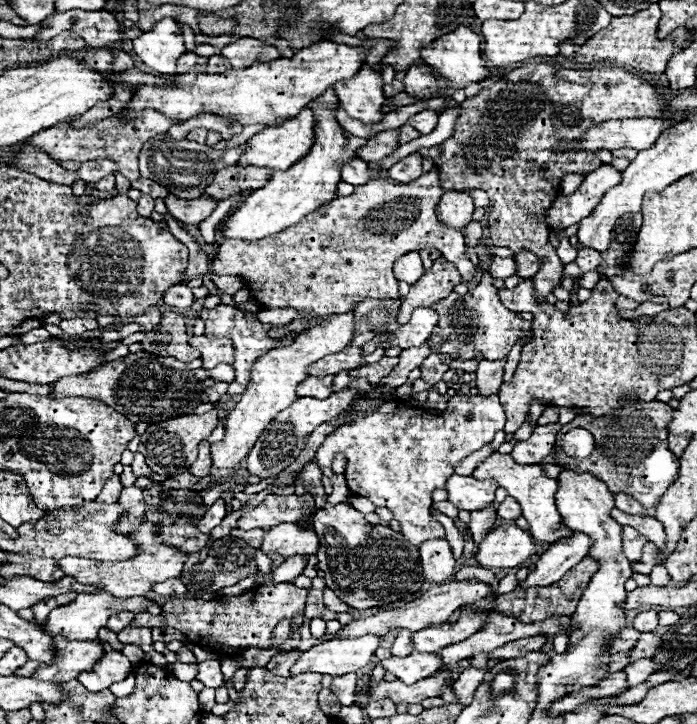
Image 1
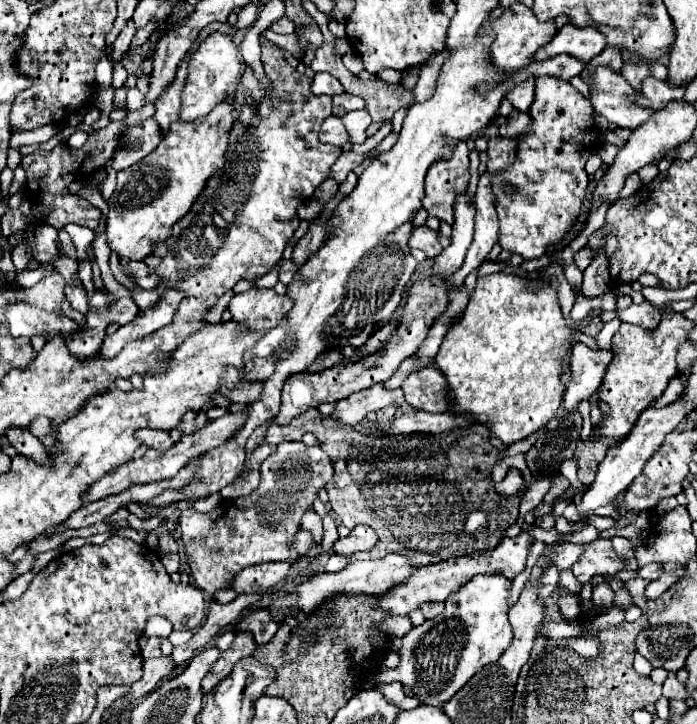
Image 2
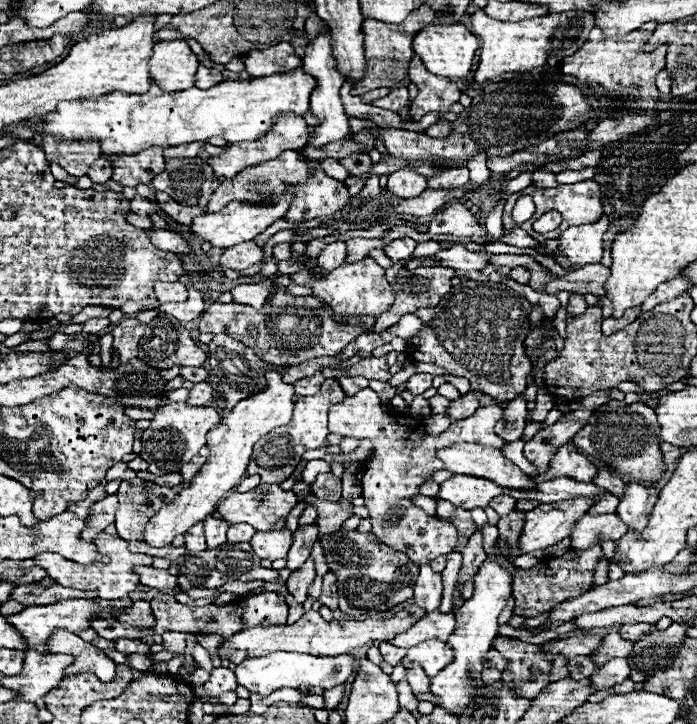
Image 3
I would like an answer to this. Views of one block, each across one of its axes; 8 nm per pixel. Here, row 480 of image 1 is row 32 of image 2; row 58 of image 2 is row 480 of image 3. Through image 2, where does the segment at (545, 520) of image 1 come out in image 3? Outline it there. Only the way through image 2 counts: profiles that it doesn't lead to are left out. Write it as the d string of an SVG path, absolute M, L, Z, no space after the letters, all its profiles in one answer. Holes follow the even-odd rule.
M454 444L436 452L444 468L454 474L468 474L488 478L498 486L532 488L534 480L526 476L516 464L506 460L498 448L480 444Z

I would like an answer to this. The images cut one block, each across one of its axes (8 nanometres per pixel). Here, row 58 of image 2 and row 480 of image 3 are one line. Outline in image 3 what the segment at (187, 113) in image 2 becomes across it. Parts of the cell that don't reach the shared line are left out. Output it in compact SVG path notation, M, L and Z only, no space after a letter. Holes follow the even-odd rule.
M274 370L266 372L266 382L268 382L266 390L254 394L248 400L240 400L232 408L232 412L224 420L220 420L220 424L216 424L208 430L206 446L210 450L210 456L208 456L206 464L190 480L188 488L178 492L170 504L162 506L158 510L158 514L154 518L150 518L150 522L146 524L146 530L144 530L144 542L146 544L156 546L156 548L158 546L170 546L176 536L186 534L188 528L210 518L216 502L222 500L224 496L228 496L230 490L238 488L238 484L242 482L242 478L246 474L246 466L248 466L250 456L252 456L252 446L262 436L272 432L274 428L290 422L292 410L294 410L294 400L292 400L294 388L290 384L284 384L280 378L280 372L274 372Z

